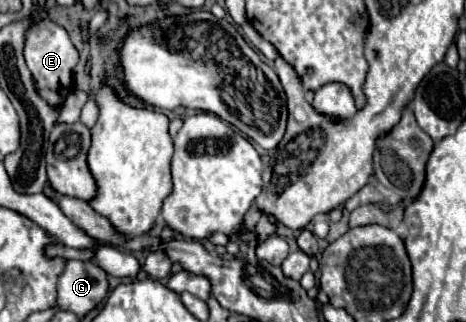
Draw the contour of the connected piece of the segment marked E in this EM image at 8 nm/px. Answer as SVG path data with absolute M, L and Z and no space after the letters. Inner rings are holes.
M48 17L32 23L24 37L24 59L26 59L30 73L36 79L36 89L38 89L40 97L44 101L48 101L50 105L62 105L68 91L72 91L72 87L74 87L72 69L78 63L78 51L70 41L68 31Z

